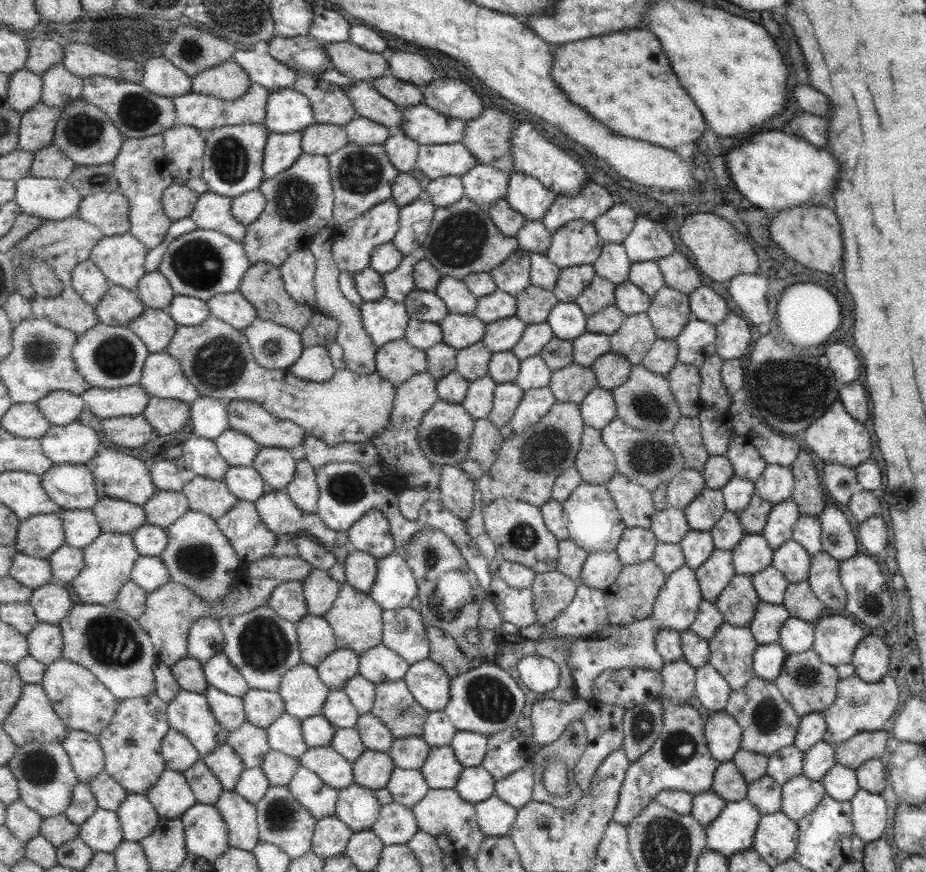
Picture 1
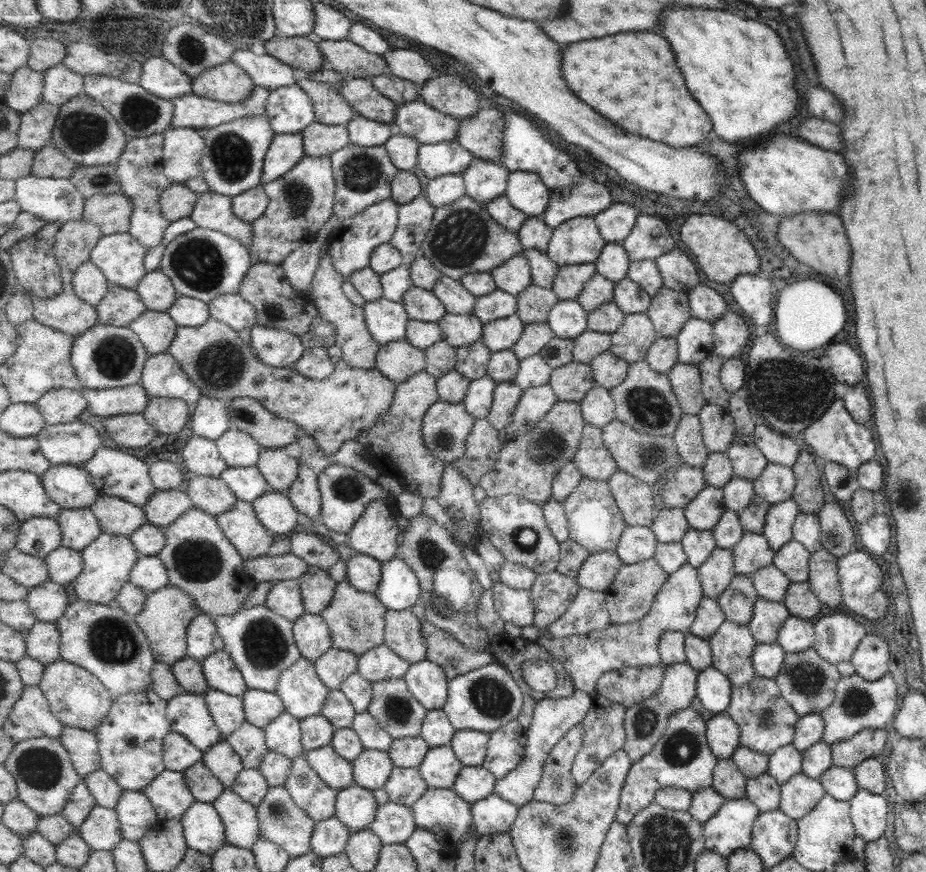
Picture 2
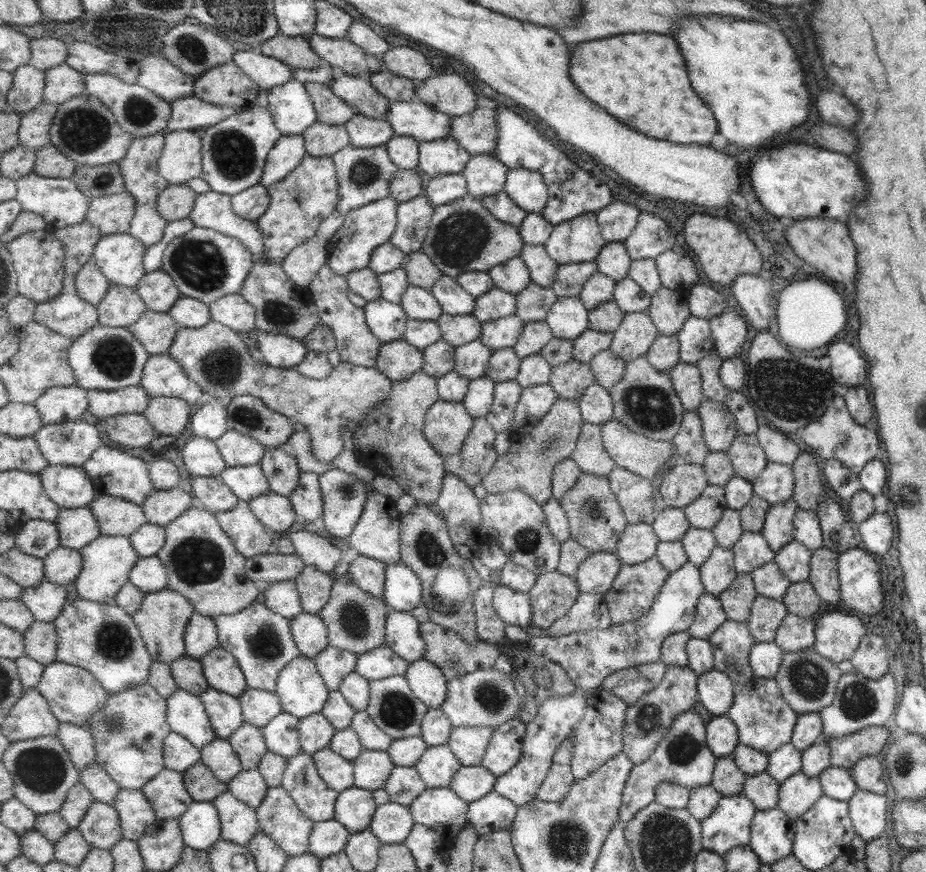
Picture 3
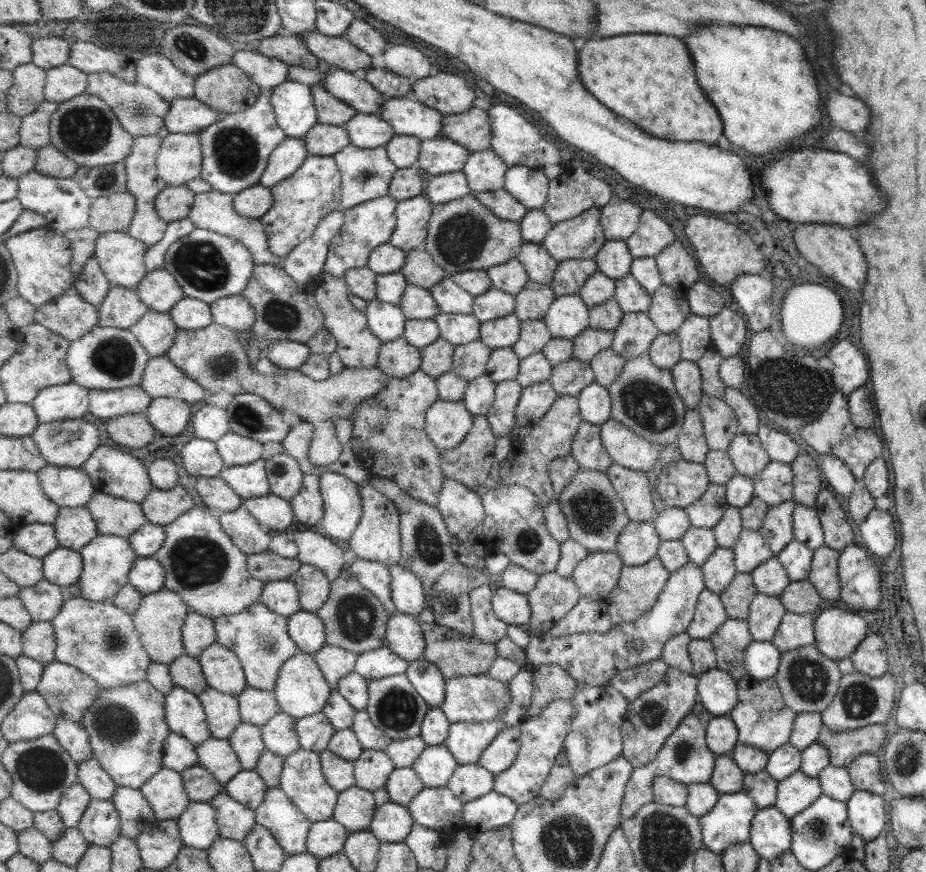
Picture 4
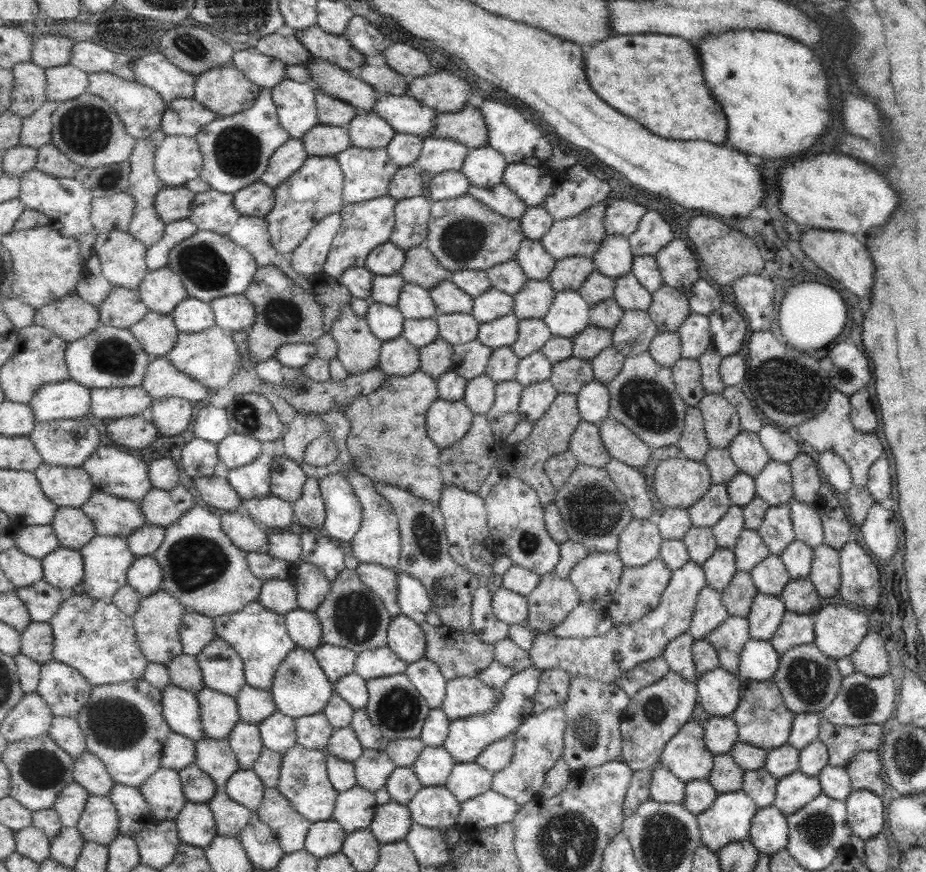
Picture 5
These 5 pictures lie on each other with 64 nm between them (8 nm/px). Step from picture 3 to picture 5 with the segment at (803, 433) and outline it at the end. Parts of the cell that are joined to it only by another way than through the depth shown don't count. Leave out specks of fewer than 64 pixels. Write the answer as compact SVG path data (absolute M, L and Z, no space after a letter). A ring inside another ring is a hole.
M831 390L823 410L809 420L798 424L796 428L799 437L814 451L818 453L827 450L835 451L835 454L845 462L852 484L862 488L865 485L865 480L867 480L871 464L884 456L884 451L875 435L860 434L851 427L849 410L848 396Z

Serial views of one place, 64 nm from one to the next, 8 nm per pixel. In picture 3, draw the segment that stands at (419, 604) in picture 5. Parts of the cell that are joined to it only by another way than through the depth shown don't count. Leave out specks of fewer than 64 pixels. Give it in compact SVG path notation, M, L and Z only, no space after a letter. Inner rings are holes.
M401 561L388 566L384 600L391 610L415 610L423 601L423 594L422 581L409 566Z

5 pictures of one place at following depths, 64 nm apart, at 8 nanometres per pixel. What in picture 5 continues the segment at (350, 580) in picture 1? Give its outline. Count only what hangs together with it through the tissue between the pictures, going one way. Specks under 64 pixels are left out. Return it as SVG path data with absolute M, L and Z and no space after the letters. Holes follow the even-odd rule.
M361 561L355 570L361 576L363 583L379 594L393 616L402 614L401 605L399 605L400 581L397 569Z

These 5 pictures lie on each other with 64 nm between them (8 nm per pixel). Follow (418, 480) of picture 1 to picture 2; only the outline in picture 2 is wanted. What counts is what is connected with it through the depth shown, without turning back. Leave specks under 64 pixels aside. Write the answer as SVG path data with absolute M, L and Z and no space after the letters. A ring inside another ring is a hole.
M426 370L415 373L405 382L396 384L394 403L383 413L379 424L361 434L358 441L370 455L370 462L382 473L403 483L406 491L423 500L439 499L446 464L426 446L423 428L424 418L431 405L440 401L438 378Z

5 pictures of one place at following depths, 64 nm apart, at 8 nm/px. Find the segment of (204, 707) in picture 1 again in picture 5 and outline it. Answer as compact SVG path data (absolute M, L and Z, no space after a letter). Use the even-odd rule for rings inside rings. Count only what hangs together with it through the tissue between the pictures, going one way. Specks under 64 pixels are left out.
M171 682L163 692L163 715L173 731L199 742L207 736L198 695Z

